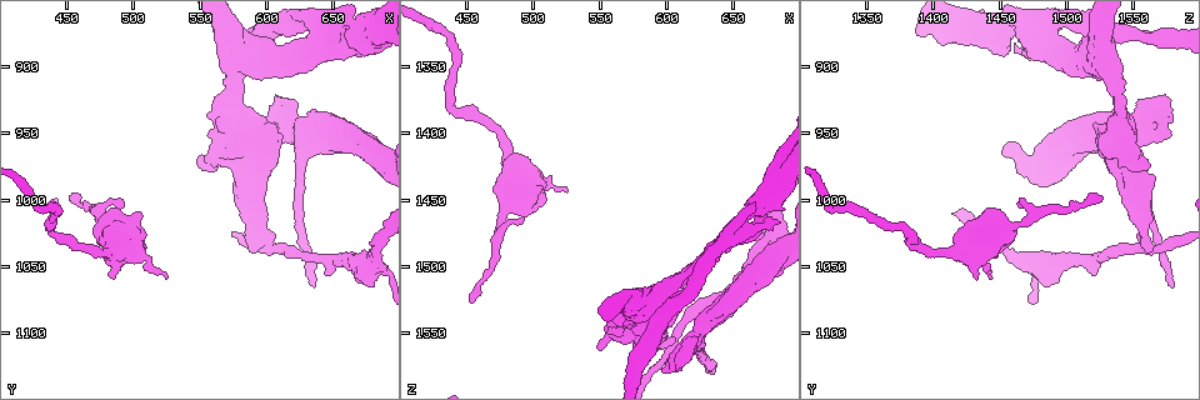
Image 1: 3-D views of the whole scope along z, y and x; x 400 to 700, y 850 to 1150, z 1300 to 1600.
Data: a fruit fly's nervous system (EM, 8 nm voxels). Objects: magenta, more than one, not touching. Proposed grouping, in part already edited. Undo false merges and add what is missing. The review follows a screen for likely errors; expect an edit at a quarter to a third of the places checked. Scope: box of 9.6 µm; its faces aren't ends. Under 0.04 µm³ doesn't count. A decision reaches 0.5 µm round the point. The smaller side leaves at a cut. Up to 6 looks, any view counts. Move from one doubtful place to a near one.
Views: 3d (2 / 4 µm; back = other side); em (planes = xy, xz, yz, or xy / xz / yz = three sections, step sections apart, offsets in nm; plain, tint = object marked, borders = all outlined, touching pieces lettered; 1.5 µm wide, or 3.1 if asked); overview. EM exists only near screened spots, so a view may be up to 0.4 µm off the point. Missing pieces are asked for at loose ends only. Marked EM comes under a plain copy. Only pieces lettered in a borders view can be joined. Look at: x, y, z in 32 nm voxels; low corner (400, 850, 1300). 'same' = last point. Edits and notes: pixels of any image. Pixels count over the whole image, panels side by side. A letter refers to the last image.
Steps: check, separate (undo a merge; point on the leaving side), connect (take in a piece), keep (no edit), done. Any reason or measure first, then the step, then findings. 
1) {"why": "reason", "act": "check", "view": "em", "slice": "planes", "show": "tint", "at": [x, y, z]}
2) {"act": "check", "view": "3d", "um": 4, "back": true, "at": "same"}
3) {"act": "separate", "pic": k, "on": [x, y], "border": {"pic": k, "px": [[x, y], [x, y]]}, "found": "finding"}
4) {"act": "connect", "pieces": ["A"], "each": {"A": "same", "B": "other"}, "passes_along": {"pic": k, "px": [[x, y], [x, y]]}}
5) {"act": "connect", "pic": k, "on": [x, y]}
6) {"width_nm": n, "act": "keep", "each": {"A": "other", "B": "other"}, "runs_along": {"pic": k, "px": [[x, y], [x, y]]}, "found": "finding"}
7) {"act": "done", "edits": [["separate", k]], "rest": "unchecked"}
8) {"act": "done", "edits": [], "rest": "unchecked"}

{"why": "branch stops here", "act": "check", "view": "3d", "um": 2, "at": [602, 880, 1512]}

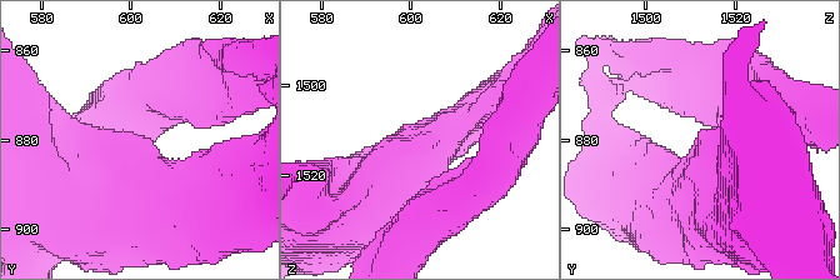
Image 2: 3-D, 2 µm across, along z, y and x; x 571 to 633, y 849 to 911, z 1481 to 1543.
{"why": "shape alone is not enough", "act": "check", "view": "em", "slice": "yz", "step": 8, "show": "tint", "at": [603, 880, 1512]}

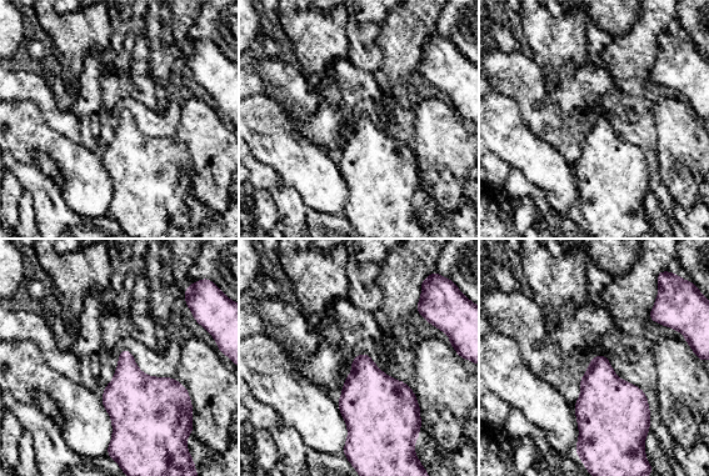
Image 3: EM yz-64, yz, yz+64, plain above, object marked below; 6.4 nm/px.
{"why": "what lies round it", "act": "check", "view": "em", "slice": "yz", "step": 8, "show": "borders", "at": "same"}

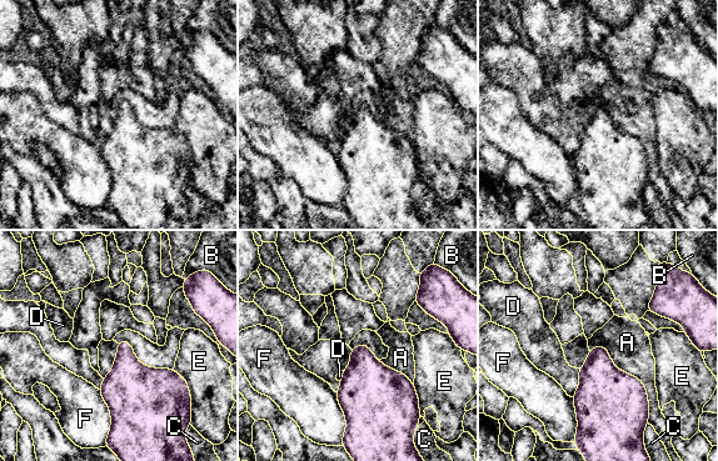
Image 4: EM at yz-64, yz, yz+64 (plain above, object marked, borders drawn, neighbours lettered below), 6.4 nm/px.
{"act": "keep", "each": {"A": "other", "B": "other", "C": "other", "D": "other", "E": "other", "F": "other"}, "found": "no lettered piece goes on from it"}

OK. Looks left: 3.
{"why": "an open end", "act": "check", "view": "3d", "um": 2, "at": [606, 920, 1574]}

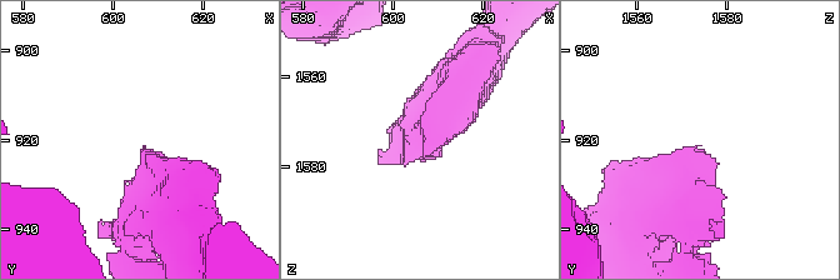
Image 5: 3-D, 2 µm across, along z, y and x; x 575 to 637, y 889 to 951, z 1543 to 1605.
{"why": "need the tissue", "act": "check", "view": "em", "um": 3.1, "slice": "xz", "step": 16, "show": "borders", "at": [606, 921, 1574]}

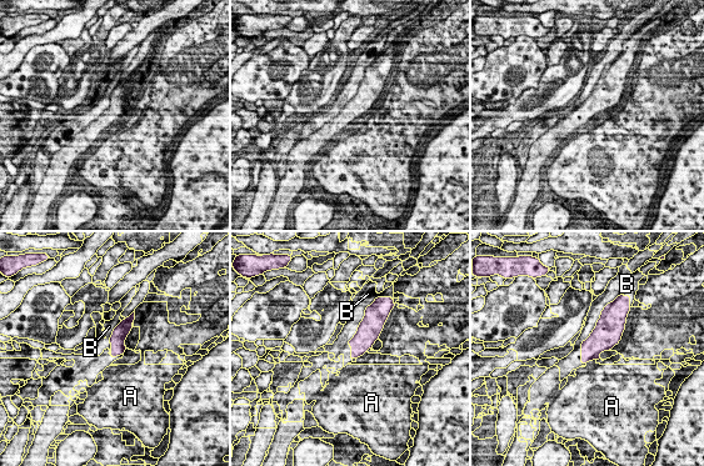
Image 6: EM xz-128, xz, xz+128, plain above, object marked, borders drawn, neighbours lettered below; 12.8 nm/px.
{"longest_contact_nm": ["B", 650], "act": "keep", "each": {"A": "other", "B": "other"}, "border": {"pic": 6, "px": [[598, 319], [582, 342], [582, 365]]}, "found": "none of them fits"}

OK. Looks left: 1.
{"act": "done", "edits": [], "rest": "unchecked"}

